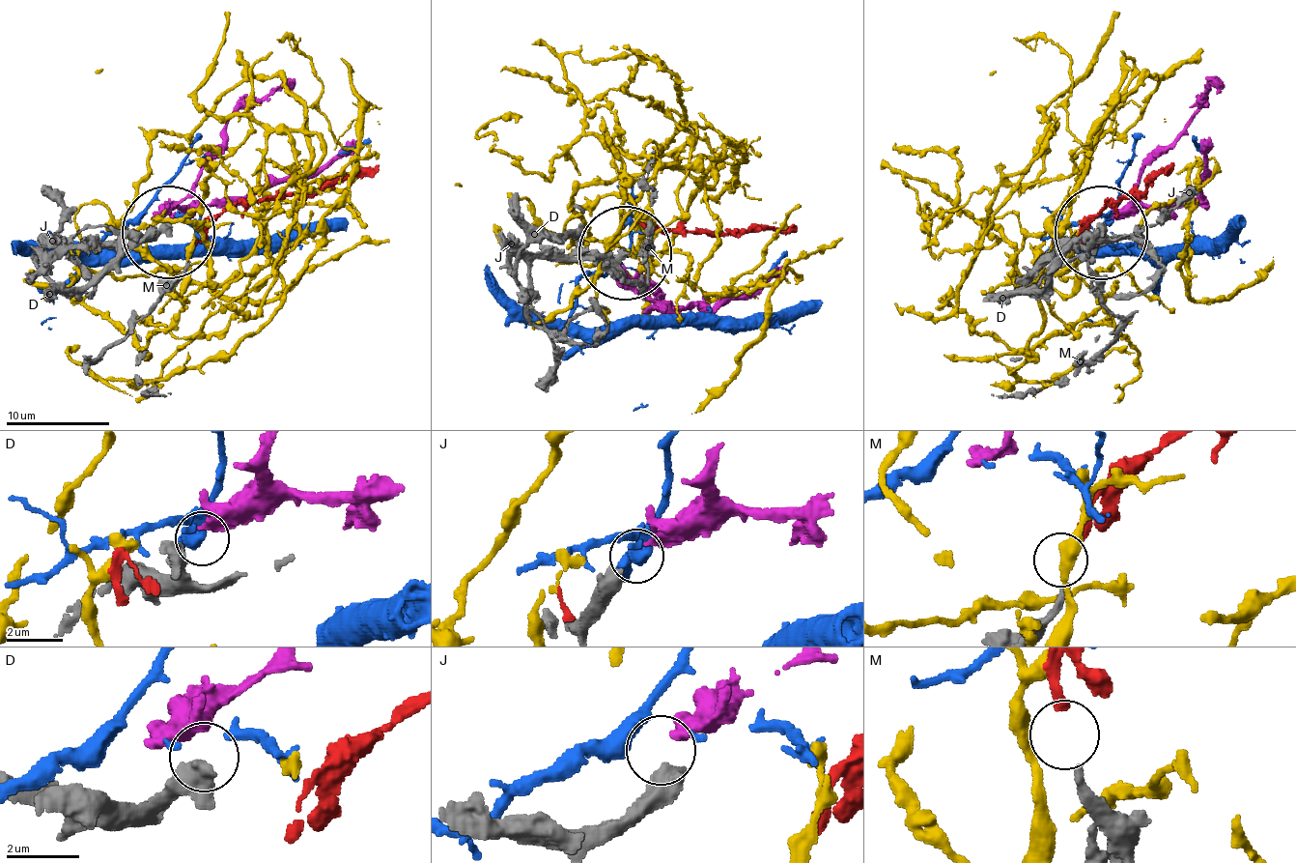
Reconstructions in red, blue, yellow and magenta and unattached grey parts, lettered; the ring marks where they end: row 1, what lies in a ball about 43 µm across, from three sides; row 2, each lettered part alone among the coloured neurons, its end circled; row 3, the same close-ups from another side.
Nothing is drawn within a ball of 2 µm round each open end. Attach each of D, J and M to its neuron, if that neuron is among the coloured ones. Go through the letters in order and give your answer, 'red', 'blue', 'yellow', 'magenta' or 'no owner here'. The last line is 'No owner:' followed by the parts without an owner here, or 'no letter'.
D: no owner here
J: magenta
M: red
No owner: D

